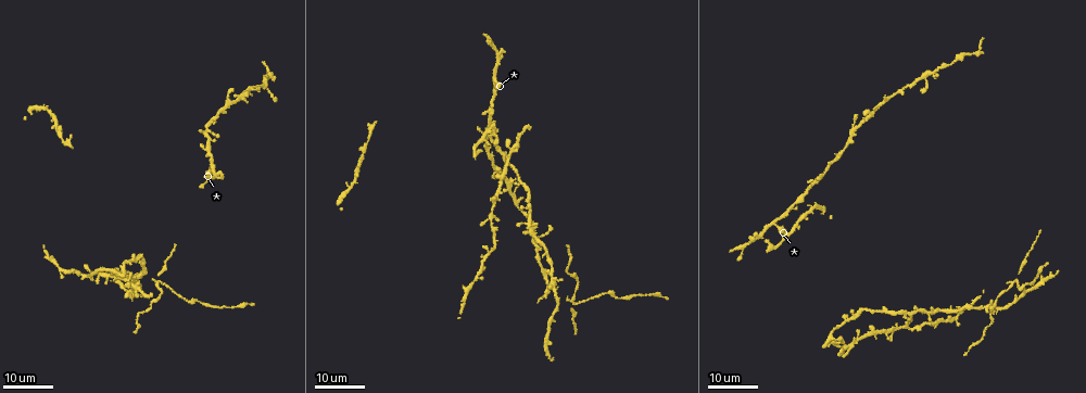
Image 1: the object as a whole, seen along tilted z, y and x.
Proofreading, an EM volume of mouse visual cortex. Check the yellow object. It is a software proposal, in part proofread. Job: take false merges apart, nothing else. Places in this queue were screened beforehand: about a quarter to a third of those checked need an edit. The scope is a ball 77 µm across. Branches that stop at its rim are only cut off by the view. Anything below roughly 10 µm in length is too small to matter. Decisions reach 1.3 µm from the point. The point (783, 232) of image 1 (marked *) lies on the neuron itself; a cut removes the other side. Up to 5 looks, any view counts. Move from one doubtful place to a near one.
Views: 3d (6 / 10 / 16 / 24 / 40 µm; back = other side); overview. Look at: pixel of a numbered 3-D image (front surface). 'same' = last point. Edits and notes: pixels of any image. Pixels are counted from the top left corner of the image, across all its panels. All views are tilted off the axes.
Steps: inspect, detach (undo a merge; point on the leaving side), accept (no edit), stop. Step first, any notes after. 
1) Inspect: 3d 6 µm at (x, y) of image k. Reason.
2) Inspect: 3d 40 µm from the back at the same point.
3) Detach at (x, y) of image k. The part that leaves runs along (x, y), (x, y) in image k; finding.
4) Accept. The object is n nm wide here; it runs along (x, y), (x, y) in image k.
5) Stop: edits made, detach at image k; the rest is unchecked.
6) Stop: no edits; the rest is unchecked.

Inspect: 3d 16 µm at (928, 310) of image 1.

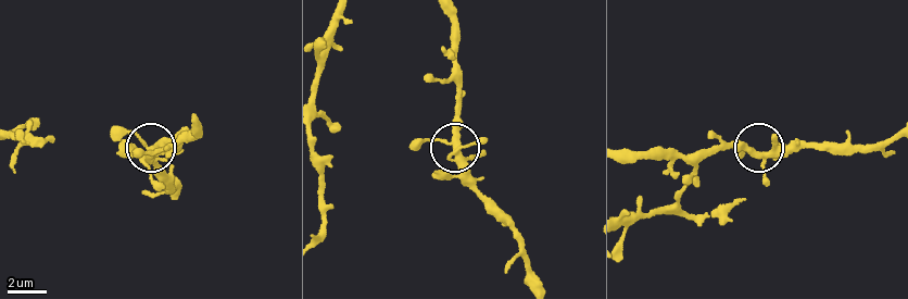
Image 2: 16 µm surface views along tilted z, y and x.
Inspect: 3d 6 µm at (455, 140) of image 2.

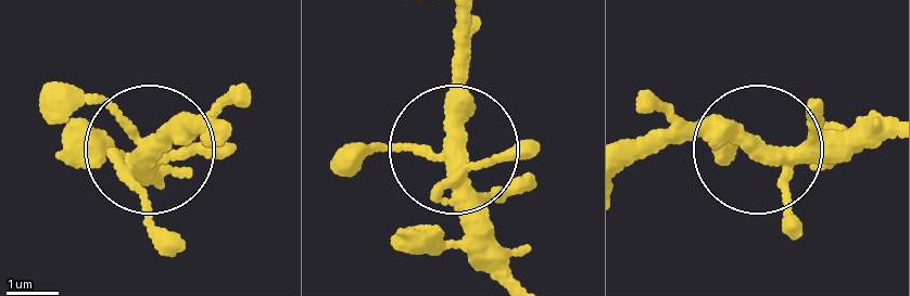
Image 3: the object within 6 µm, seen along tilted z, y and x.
Accept. The object is 290 nm wide here; all the same neuron.

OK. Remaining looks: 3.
Inspect: 3d 16 µm at (575, 301) of image 1. Small branch off a trunk.

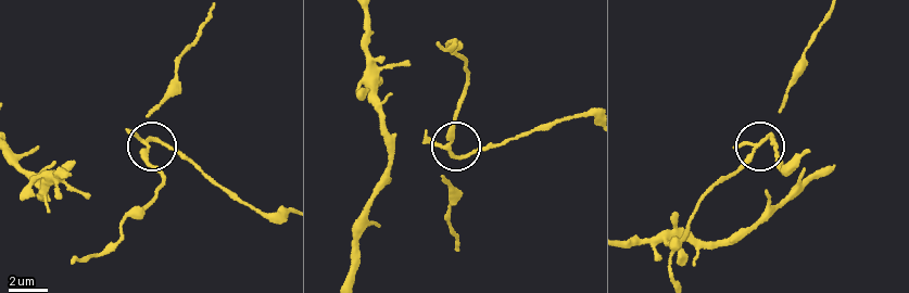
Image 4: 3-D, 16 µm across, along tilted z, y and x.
Inspect: 3d 6 µm at (762, 141) of image 4.

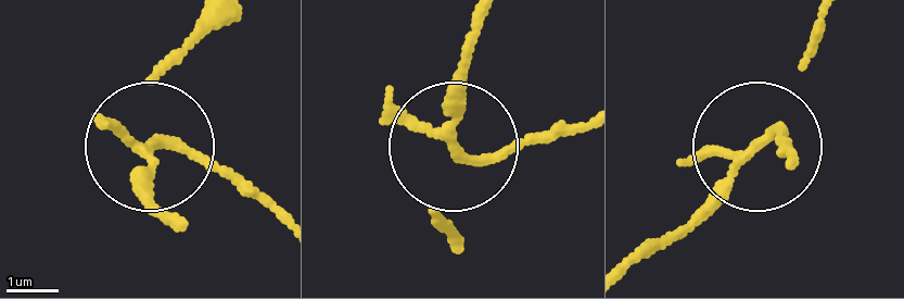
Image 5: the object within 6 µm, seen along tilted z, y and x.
Detach at (209, 166) of image 5. 3 arms meet here; the part that leaves runs along (143, 146), (229, 170), (270, 200) in image 5; two neurons meet here.

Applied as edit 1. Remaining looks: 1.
Stop: edits made, detach at image 5; the rest is unchecked.

